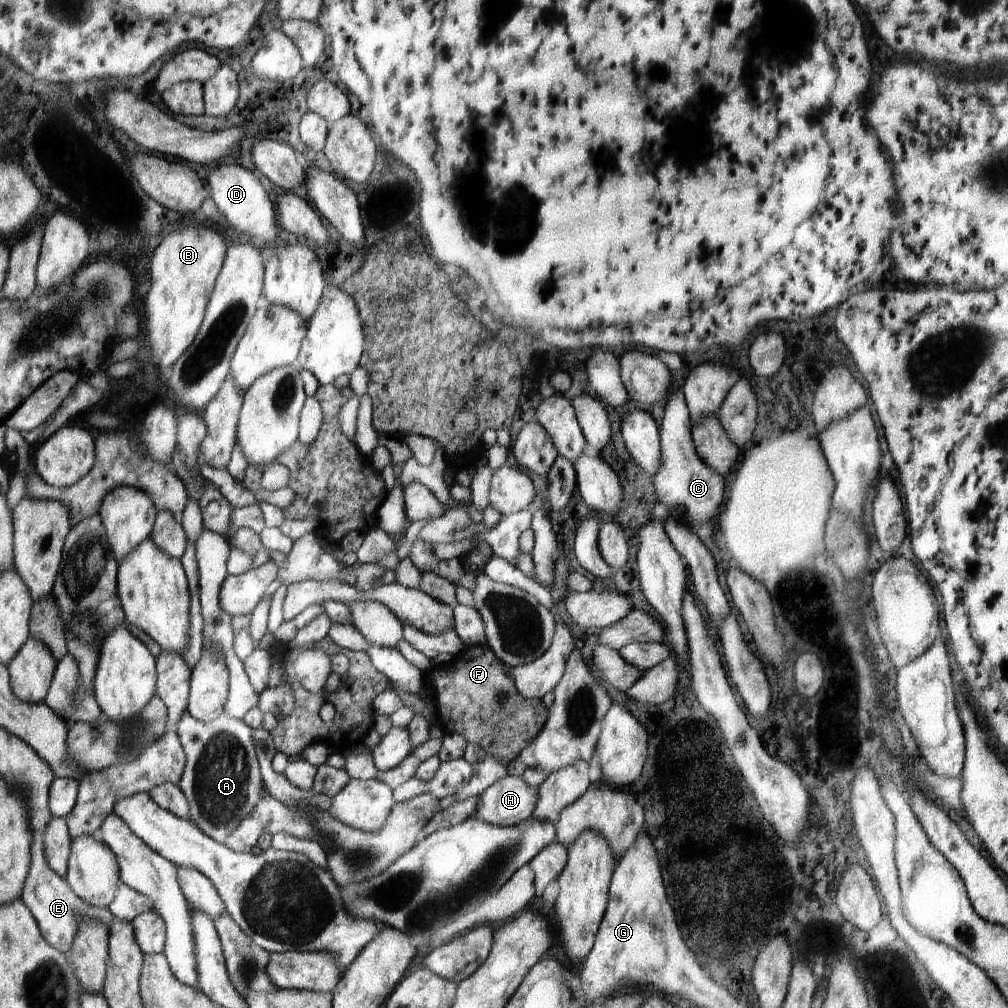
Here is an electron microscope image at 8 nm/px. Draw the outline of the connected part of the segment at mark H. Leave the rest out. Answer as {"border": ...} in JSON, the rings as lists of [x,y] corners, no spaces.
{"border":[[[508,774],[479,796],[478,812],[474,818],[488,824],[521,827],[533,816],[538,797],[537,788],[524,782],[521,776]]]}

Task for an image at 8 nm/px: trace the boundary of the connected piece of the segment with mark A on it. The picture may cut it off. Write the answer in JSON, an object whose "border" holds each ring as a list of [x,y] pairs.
{"border":[[[188,710],[180,719],[178,730],[181,741],[187,749],[187,772],[179,785],[172,783],[160,785],[150,795],[166,810],[171,810],[180,818],[191,820],[208,836],[215,838],[218,842],[225,843],[240,822],[249,817],[252,811],[255,811],[256,803],[259,803],[261,796],[267,793],[261,777],[255,744],[251,737],[252,729],[242,720],[231,717],[229,714],[224,714],[218,720],[207,723],[198,720]]]}

